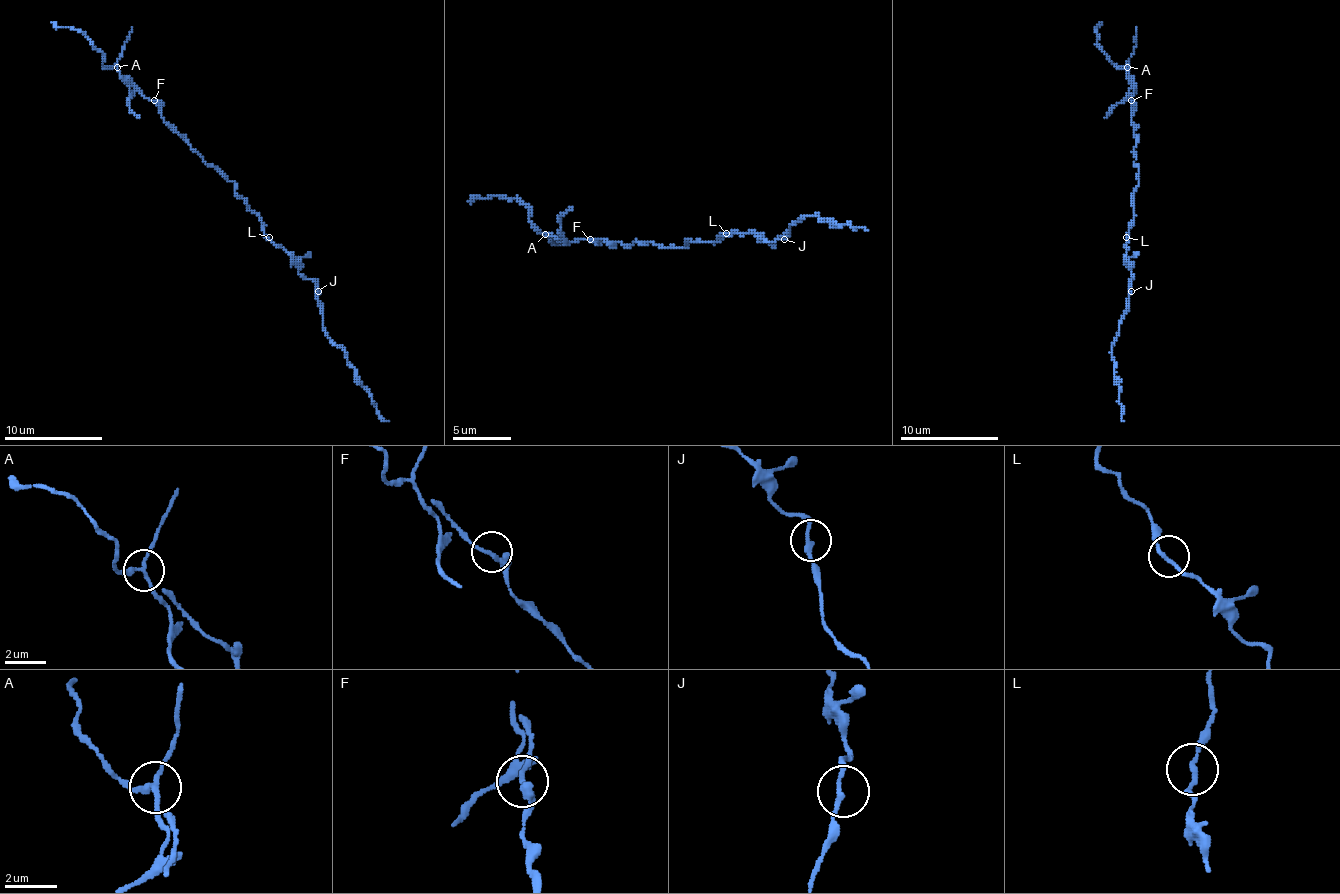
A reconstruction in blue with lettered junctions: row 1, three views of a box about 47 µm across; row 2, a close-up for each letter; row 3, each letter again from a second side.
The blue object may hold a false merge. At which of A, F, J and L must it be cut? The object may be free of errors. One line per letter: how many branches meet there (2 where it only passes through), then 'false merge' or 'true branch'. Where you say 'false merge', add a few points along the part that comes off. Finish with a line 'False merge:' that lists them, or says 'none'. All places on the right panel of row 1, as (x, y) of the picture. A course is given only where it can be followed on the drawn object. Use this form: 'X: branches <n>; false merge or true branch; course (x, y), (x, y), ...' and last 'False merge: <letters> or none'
A: branches 3; false merge; course (1126, 66), (1129, 93), (1104, 118)
F: branches 3; true branch
J: branches 2; true branch
L: branches 2; true branch
False merge: A

